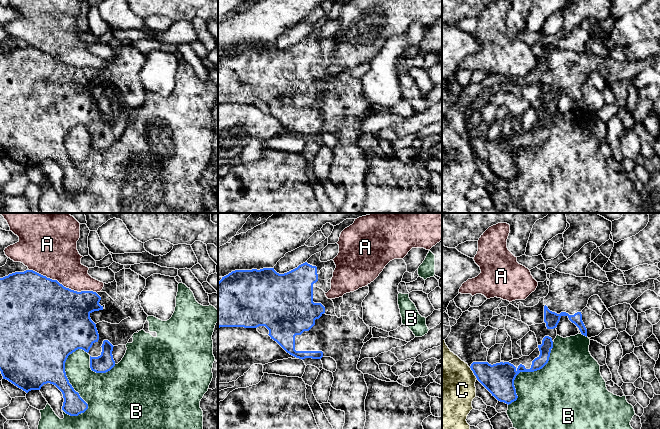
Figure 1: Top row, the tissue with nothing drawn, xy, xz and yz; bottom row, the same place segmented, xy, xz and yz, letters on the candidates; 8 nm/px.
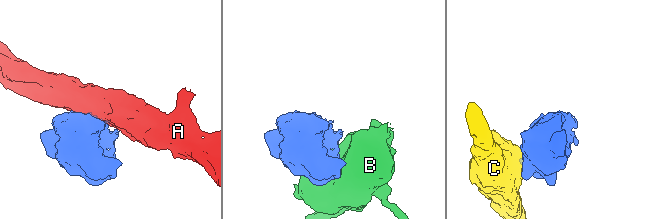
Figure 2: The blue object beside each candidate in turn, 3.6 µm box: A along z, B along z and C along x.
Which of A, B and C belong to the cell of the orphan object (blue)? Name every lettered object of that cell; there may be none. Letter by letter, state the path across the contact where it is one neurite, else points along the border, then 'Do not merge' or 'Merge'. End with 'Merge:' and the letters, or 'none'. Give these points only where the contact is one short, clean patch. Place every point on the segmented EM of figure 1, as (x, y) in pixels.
A: Do not merge
B: Do not merge
C: Do not merge
Merge: none

